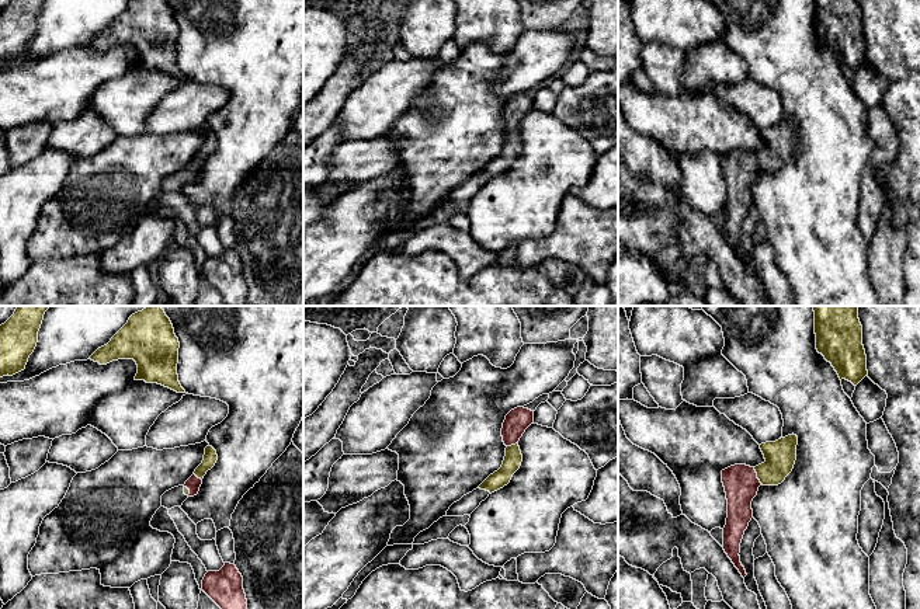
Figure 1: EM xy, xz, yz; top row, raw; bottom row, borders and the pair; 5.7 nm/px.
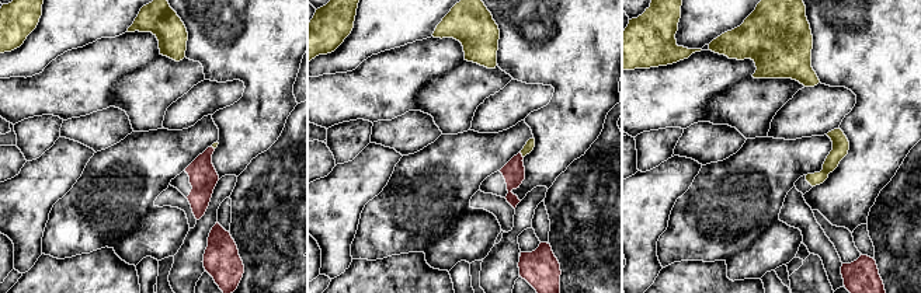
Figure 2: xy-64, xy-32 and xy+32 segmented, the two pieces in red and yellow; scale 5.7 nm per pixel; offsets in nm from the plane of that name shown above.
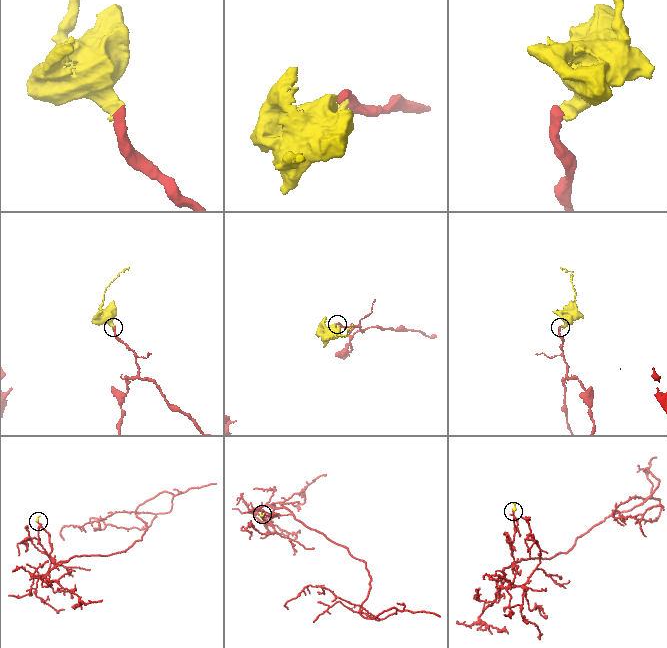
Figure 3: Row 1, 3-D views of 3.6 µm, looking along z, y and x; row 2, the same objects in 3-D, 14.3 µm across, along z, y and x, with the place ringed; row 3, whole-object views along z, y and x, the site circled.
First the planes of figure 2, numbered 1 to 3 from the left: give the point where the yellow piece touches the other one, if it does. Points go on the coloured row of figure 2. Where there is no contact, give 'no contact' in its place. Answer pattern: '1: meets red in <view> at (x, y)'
1: meets red in xy-64 at (212, 147)
2: meets red in xy-32 at (521, 154)
3: no contact

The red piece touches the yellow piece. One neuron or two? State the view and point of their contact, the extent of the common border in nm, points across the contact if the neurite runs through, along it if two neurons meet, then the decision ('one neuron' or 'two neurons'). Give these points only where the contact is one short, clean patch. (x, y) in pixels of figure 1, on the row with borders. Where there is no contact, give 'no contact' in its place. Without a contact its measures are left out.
yz (756, 476) | 110 nm | across yz (740, 482), (756, 476), (780, 456) | one neuron

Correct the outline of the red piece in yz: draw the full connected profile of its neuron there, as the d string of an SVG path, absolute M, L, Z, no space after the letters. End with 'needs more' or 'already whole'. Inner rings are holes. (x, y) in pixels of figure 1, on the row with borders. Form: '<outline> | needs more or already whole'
M788 435L775 442L760 445L765 462L750 467L735 464L722 470L722 483L728 500L728 518L723 528L723 550L744 578L746 570L740 563L740 543L753 518L751 501L758 487L778 486L792 471L796 460L798 436Z | needs more

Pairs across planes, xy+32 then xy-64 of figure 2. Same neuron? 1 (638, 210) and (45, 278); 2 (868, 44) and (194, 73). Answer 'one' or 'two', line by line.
1: two
2: two

